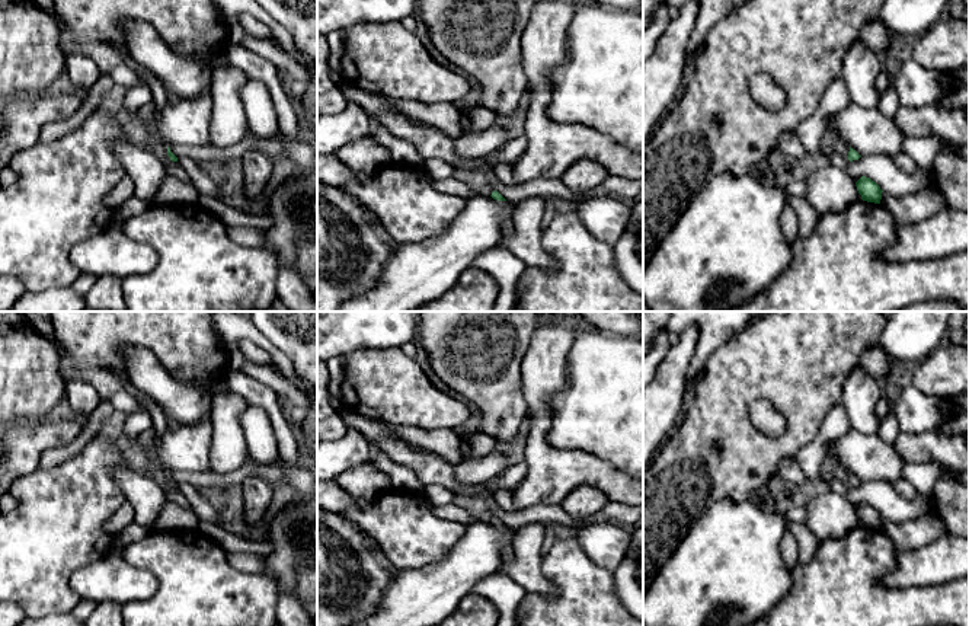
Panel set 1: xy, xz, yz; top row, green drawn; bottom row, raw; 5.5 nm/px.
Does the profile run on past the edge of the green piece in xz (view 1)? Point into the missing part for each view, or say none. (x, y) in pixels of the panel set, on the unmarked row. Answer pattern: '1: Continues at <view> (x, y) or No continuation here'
1: No continuation here

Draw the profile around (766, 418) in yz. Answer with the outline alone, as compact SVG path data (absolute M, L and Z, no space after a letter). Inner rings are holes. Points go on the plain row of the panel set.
M768 402L751 403L751 421L757 429L771 437L780 437L786 431L784 416Z

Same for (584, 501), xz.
M581 485L560 504L575 520L583 520L605 508L610 501L599 489Z

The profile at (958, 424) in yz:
M969 411L959 412L947 418L938 429L943 434L965 434L969 435Z

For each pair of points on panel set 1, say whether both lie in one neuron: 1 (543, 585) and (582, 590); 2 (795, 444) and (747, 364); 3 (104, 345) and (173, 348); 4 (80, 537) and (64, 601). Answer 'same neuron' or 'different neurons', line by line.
1: different neurons
2: same neuron
3: same neuron
4: same neuron

